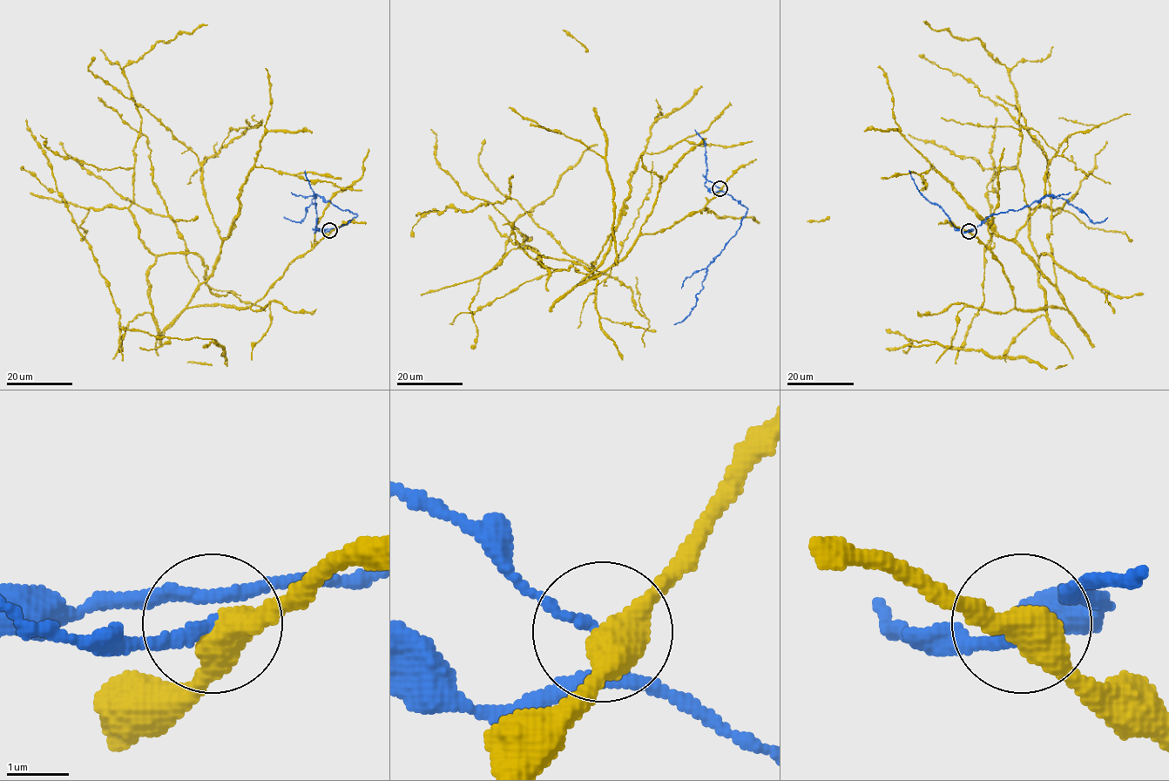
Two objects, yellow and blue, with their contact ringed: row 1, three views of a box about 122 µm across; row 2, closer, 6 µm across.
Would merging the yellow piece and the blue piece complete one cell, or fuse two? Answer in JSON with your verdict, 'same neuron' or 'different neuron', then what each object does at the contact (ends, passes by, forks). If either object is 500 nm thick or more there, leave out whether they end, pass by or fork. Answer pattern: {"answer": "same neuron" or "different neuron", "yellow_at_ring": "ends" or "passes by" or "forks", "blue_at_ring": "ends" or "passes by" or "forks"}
{"answer": "different neuron", "yellow_at_ring": "passes by", "blue_at_ring": "forks"}

